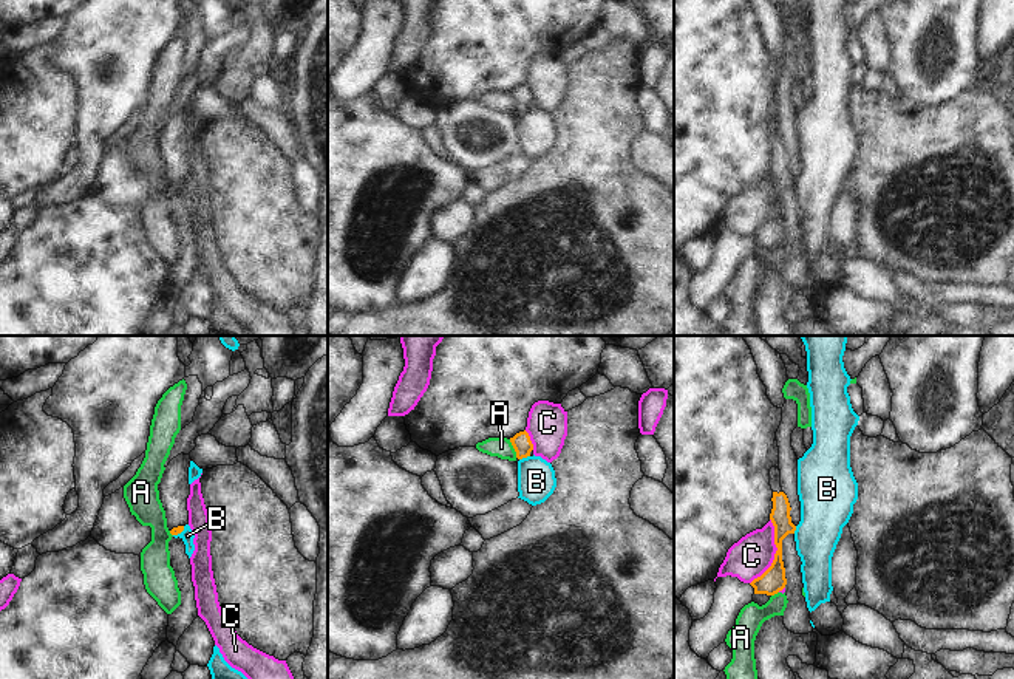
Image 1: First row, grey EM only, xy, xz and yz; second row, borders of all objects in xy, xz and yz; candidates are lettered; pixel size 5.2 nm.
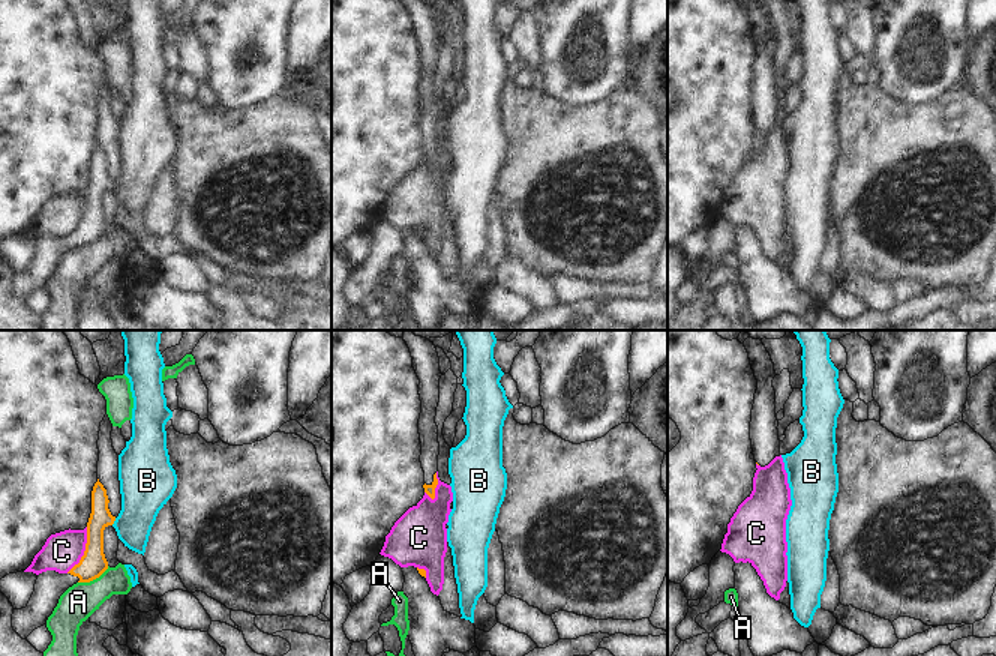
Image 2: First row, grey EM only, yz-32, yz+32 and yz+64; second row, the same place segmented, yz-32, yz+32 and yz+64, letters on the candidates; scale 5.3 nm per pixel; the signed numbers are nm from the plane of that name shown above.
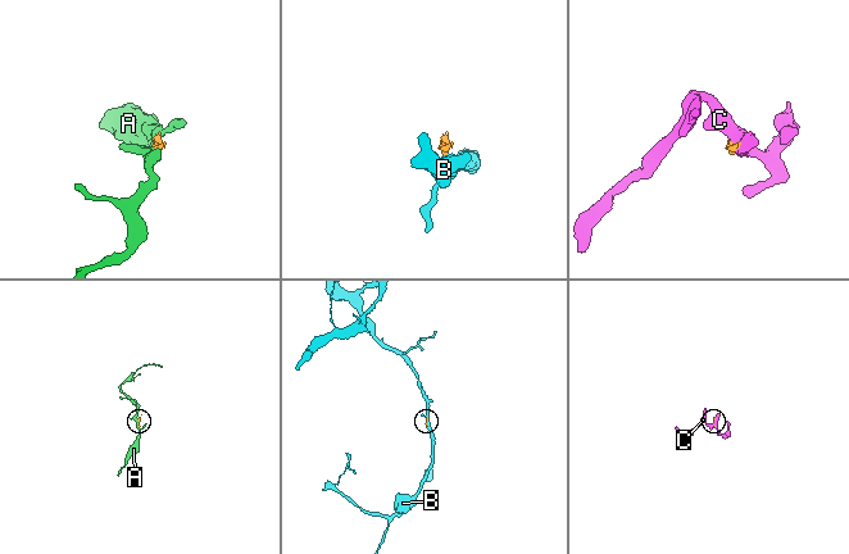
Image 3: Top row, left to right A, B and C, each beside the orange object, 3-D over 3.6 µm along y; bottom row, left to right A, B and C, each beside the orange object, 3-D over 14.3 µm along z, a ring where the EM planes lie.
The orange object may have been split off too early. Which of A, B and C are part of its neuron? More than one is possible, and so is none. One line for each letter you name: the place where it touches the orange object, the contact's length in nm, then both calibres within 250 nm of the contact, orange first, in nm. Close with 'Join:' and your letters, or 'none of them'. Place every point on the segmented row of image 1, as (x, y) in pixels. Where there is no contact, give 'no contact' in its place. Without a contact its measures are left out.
Join: none of them

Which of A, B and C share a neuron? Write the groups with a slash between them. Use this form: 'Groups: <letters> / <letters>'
Groups: A / B / C

